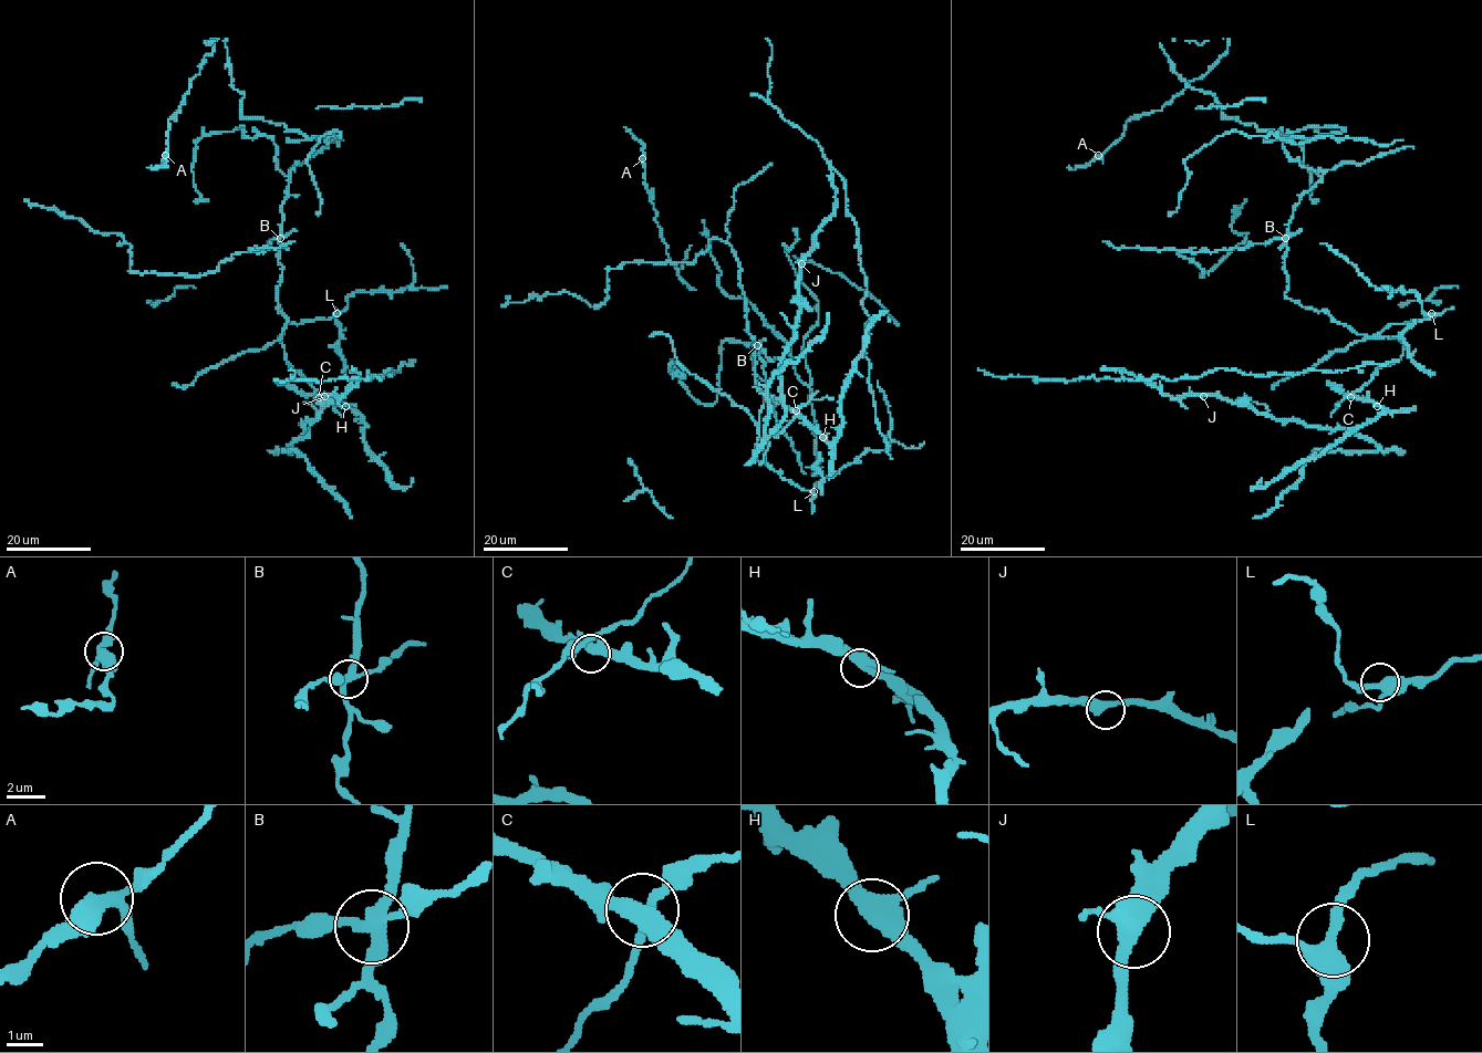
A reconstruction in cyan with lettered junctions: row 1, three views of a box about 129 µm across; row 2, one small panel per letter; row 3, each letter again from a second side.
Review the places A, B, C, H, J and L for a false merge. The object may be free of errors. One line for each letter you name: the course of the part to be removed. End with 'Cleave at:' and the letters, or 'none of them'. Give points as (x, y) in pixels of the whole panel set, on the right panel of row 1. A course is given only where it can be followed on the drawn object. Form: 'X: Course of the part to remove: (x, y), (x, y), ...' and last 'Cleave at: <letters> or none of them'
B: Course of the part to remove: (1285, 238), (1178, 253), (1201, 275), (1209, 272), (1244, 241), (1246, 233), (1231, 226), (1246, 201)
Cleave at: B

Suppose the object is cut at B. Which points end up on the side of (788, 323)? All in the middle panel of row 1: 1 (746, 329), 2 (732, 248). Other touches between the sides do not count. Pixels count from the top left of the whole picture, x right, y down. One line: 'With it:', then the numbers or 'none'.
With it: none

